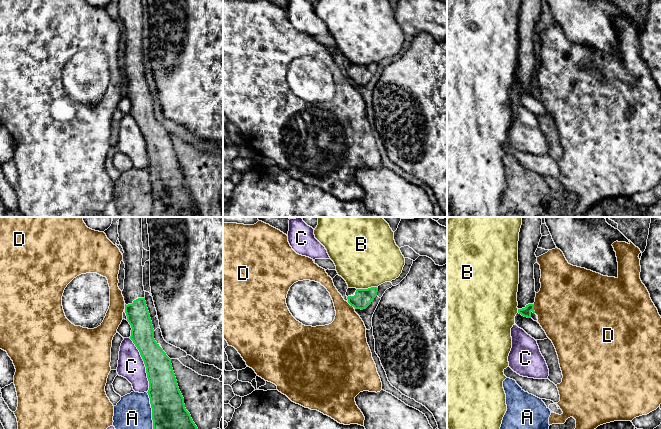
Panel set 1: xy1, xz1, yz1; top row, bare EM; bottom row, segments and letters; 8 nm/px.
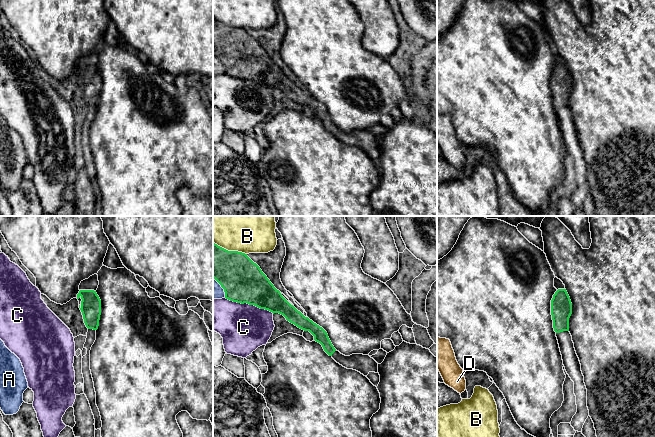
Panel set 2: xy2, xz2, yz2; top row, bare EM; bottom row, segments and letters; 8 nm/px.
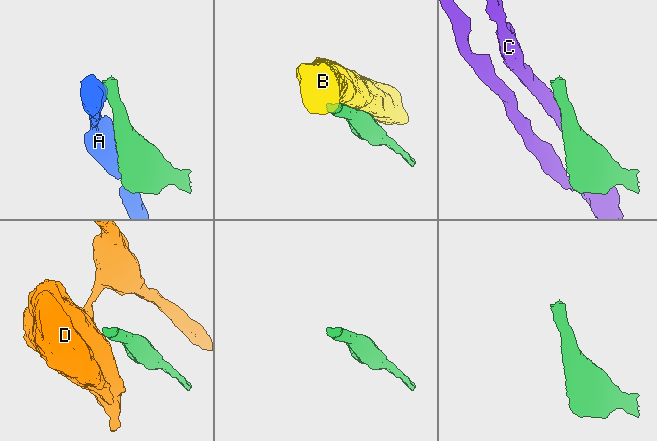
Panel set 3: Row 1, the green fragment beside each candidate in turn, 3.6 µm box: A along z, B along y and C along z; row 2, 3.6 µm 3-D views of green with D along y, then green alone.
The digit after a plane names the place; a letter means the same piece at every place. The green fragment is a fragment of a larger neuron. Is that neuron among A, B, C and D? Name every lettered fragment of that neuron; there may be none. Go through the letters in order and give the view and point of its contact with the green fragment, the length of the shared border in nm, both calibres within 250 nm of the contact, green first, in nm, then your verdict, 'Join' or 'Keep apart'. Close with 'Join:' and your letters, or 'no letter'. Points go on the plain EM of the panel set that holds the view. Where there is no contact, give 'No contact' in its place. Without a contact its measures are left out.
A: Touches green at xy1 (152, 192). Shared border 400 nm. Thickness 280 nm (green) against 300 nm. Keep apart
B: Touches green at xz2 (230, 27). Shared border 300 nm. Thickness 340 nm (green) against 240 nm. Keep apart
C: Touches green at xy1 (145, 141). Shared border 460 nm. Thickness 240 nm (green) against 220 nm. Keep apart
D: Touches green at yz1 (533, 84). Shared border 70 nm. Thickness 80 nm (green) against 460 nm. Keep apart
Join: no letter

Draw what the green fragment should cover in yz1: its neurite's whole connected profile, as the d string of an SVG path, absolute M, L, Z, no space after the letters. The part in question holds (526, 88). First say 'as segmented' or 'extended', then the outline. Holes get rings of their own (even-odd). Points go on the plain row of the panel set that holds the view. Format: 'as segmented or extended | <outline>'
extended | M522 0L518 17L519 60L517 68L518 89L531 94L536 73L534 40L537 38L535 28L538 24L542 0Z

